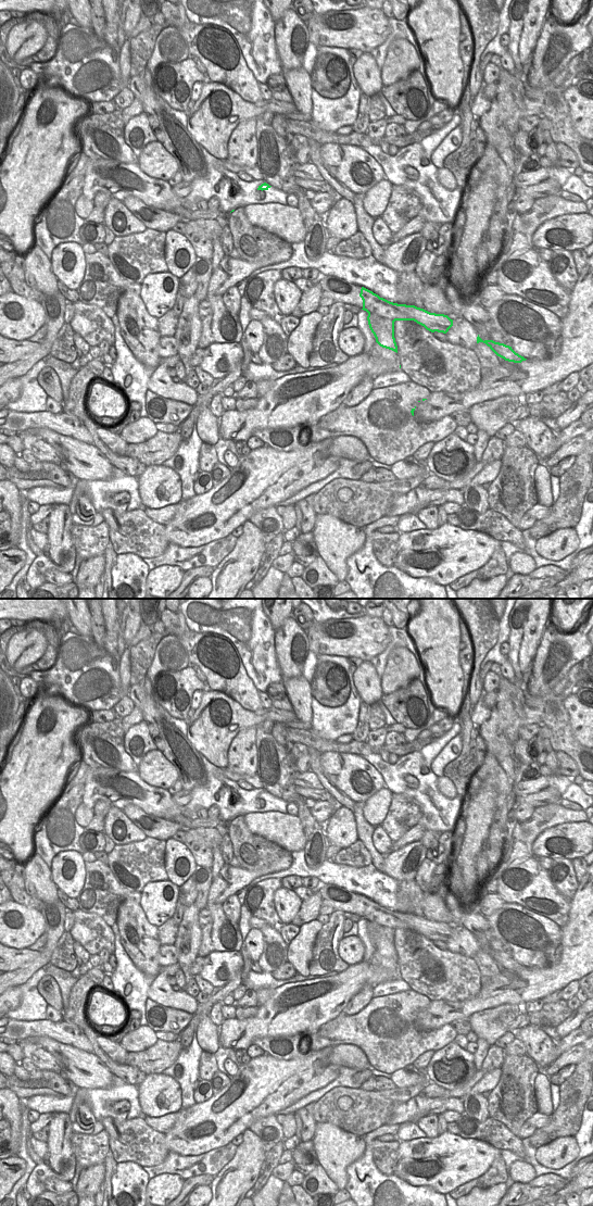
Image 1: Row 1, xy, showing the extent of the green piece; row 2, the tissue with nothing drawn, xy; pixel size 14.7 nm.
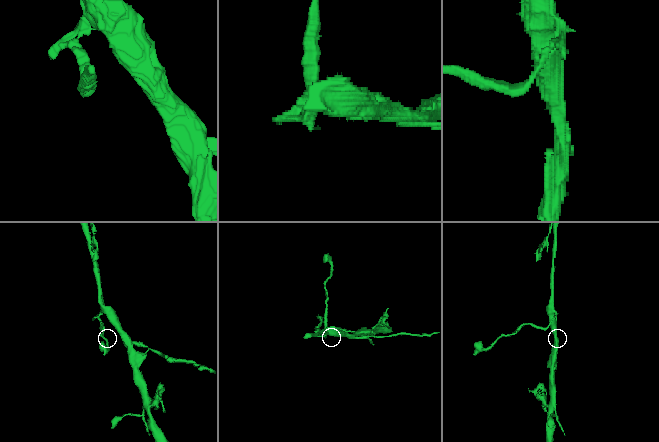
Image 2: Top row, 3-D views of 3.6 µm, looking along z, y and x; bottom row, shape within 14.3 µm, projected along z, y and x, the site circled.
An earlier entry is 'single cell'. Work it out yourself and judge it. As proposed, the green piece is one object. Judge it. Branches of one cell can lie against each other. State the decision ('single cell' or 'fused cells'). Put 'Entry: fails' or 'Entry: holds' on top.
Entry: fails
fused cells

